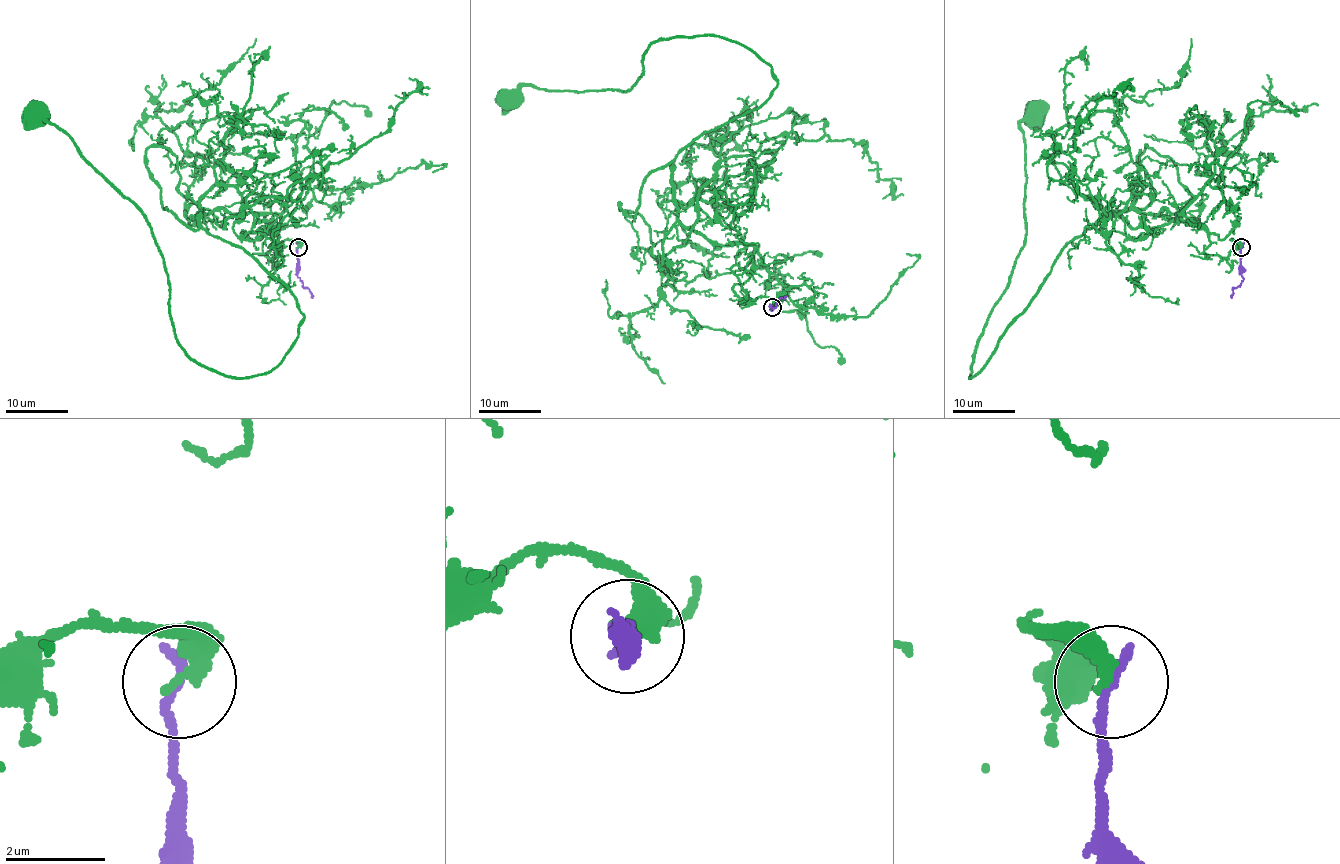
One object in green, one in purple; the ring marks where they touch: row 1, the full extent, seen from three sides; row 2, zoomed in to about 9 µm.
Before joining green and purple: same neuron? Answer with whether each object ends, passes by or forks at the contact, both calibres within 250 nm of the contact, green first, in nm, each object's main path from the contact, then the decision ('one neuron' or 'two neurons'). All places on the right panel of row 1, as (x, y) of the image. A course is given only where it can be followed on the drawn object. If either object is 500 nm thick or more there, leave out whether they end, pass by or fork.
green ends; purple ends; calibres 380 and 240 nm; course green (1241, 246), (1200, 254), (1208, 234), (1164, 209), (1104, 213), (969, 377), (1024, 245), (1032, 119); course purple (1241, 246), (1242, 279), (1233, 287), (1231, 298); two neurons

